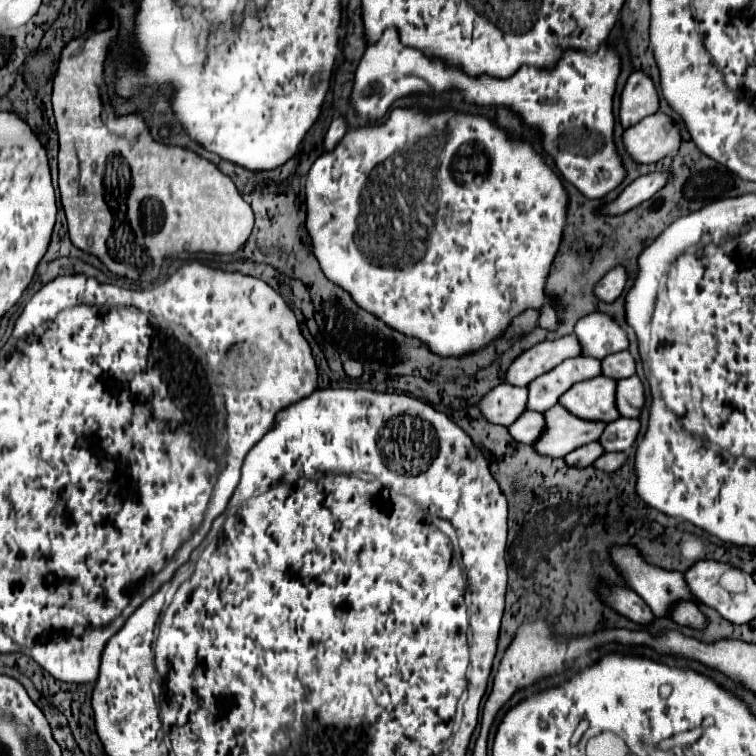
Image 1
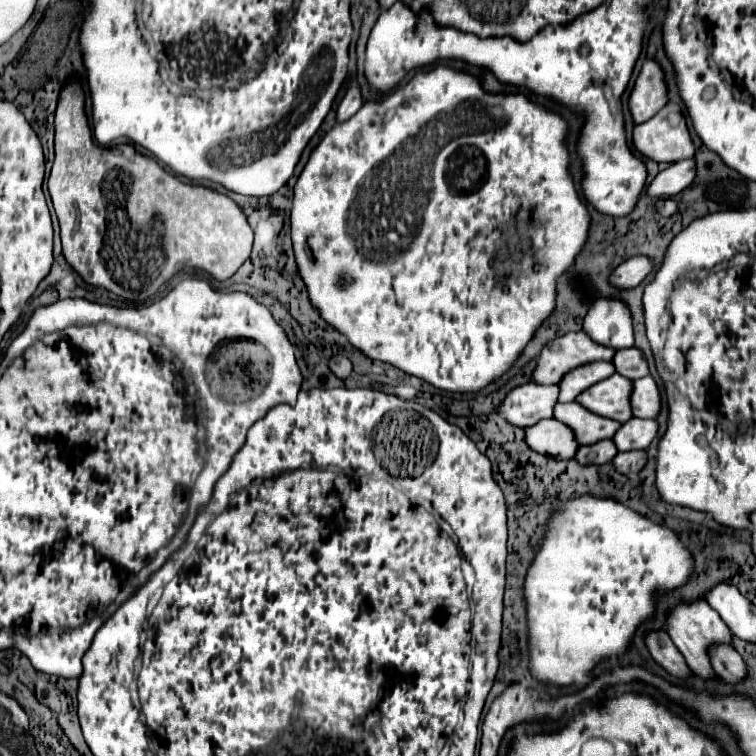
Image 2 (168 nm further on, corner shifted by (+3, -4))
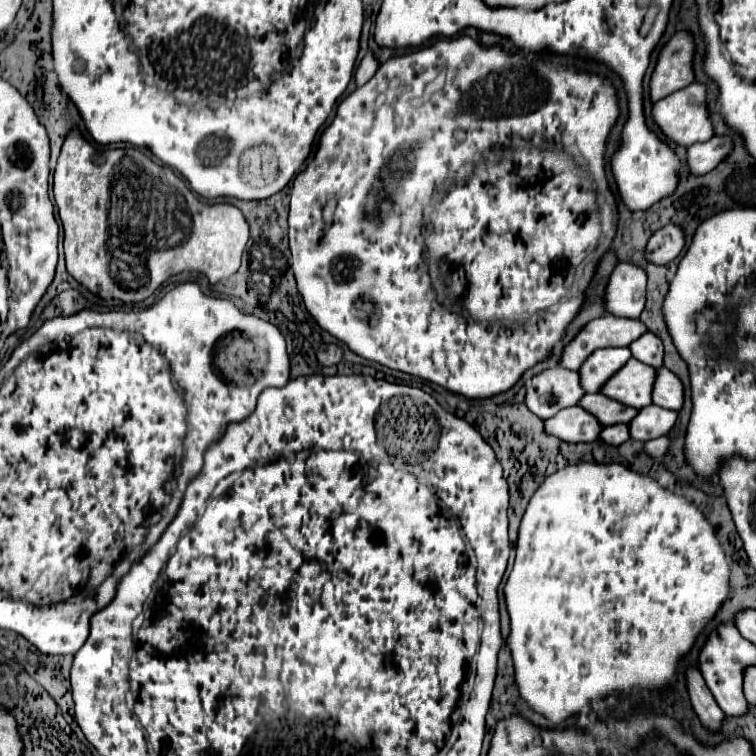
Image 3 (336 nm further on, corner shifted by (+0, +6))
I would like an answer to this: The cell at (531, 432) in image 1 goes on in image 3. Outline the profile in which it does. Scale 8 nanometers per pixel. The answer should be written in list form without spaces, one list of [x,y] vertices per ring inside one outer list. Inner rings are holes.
[[[570,406],[558,412],[556,416],[544,420],[544,430],[546,434],[556,436],[558,440],[578,444],[578,442],[594,442],[602,426],[584,408]]]

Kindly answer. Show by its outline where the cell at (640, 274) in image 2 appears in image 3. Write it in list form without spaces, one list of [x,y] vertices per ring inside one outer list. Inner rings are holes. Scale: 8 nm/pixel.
[[[664,226],[652,234],[646,246],[646,260],[650,264],[668,264],[684,248],[684,234],[678,226]]]

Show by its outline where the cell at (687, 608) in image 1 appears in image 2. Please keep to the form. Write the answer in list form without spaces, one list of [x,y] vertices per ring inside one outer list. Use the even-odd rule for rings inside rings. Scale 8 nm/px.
[[[713,646],[711,648],[711,662],[715,672],[729,684],[737,684],[747,676],[747,666],[743,658],[731,650],[731,646]]]

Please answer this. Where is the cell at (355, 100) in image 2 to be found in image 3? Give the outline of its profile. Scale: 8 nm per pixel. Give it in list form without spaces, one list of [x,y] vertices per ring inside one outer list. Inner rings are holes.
[[[368,52],[368,54],[362,58],[360,66],[356,68],[356,74],[354,74],[356,86],[364,86],[364,84],[366,84],[366,82],[376,74],[376,70],[378,70],[378,62],[374,60],[372,52]]]

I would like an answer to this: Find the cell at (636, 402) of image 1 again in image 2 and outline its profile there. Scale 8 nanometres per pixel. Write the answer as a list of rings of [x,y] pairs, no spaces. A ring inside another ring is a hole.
[[[651,376],[633,382],[631,408],[637,418],[657,418],[661,412],[661,392]]]

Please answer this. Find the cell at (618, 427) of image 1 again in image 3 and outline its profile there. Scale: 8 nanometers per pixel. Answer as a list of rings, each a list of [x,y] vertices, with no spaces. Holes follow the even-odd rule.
[[[650,404],[650,406],[638,410],[638,414],[634,416],[634,420],[628,422],[630,438],[646,442],[646,440],[664,436],[674,426],[676,416],[678,414],[674,410],[666,410],[666,408]]]

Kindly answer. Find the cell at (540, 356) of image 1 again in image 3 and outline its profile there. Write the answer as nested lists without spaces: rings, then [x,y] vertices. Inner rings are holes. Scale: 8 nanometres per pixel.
[[[602,316],[590,320],[572,340],[564,346],[560,356],[560,366],[568,370],[578,370],[582,362],[598,348],[628,346],[646,332],[640,320],[626,320],[616,316]]]

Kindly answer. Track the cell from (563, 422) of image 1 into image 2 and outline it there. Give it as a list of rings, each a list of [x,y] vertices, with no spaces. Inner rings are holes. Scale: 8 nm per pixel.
[[[579,402],[557,404],[555,418],[575,432],[579,444],[595,444],[599,440],[613,438],[615,432],[621,428],[621,422],[597,416],[587,408],[583,408]]]

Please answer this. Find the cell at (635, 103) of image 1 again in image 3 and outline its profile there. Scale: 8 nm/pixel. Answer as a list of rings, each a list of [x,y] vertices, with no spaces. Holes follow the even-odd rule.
[[[678,32],[664,44],[650,78],[652,102],[658,102],[666,94],[672,94],[694,82],[692,52],[694,42],[688,32]]]

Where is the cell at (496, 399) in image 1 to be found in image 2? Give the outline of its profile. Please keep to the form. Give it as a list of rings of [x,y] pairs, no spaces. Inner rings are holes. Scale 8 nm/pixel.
[[[527,382],[523,386],[513,388],[501,404],[501,416],[519,426],[527,428],[537,424],[543,418],[553,418],[553,408],[557,404],[559,386],[543,386],[537,382]]]

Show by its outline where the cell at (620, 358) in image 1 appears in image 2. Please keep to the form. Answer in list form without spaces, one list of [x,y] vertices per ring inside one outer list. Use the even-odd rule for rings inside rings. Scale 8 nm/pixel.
[[[635,346],[619,350],[613,358],[613,364],[615,364],[617,372],[627,376],[629,380],[637,380],[637,378],[643,378],[649,374],[649,364],[643,358],[643,352]]]

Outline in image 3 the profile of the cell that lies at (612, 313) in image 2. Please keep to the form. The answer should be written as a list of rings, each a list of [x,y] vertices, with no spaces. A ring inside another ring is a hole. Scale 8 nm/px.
[[[618,264],[604,290],[604,310],[618,318],[640,318],[646,302],[646,272],[632,264]]]

